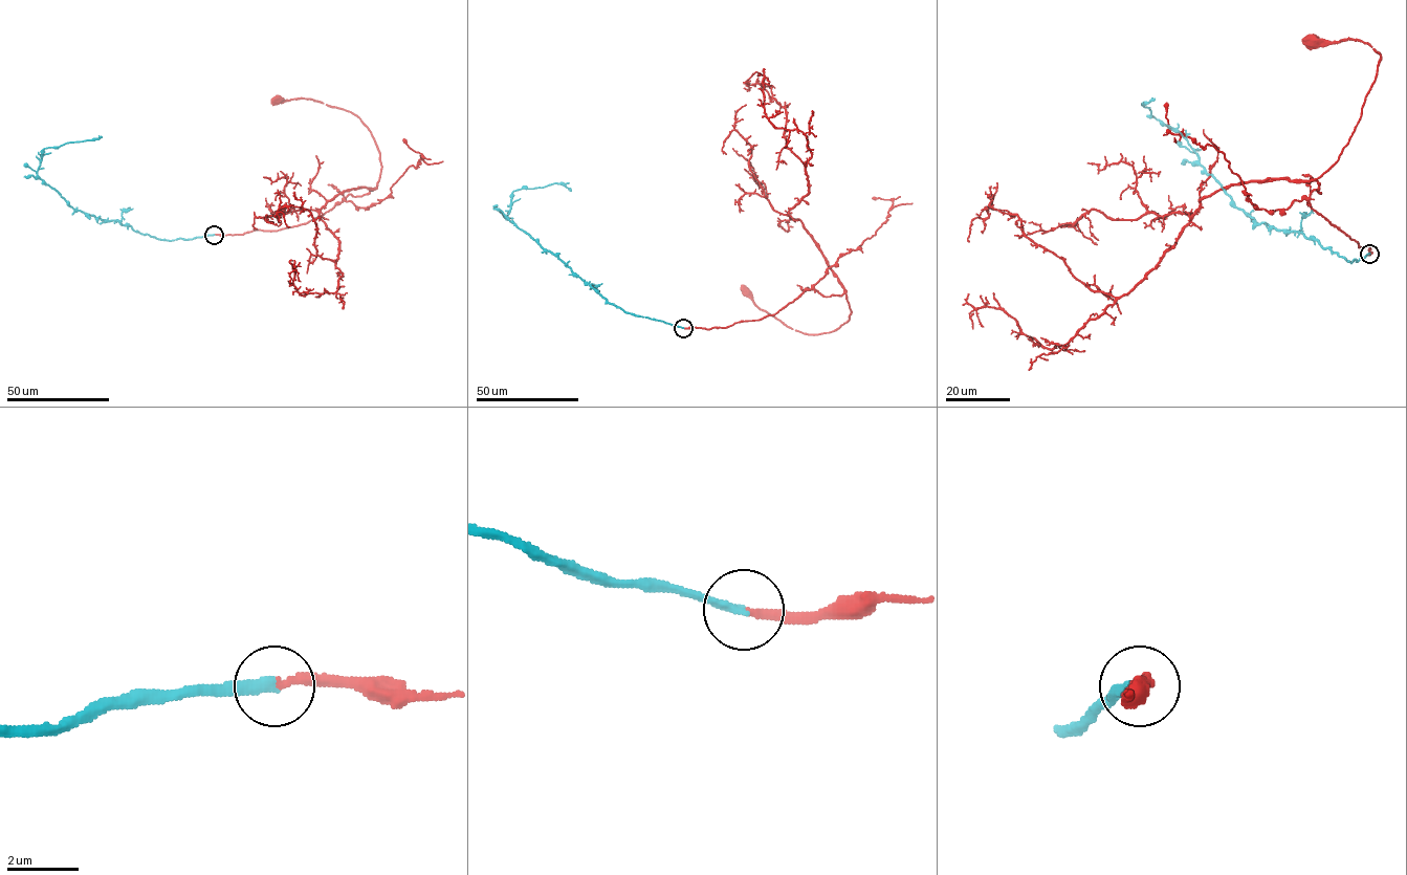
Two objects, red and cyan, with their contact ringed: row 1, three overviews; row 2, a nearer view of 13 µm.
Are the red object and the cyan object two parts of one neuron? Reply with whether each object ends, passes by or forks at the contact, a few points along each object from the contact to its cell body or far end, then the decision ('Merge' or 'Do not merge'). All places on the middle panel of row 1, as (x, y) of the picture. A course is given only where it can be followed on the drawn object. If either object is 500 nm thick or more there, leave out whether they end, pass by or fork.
At the ring red ends. At the ring cyan ends. Course of red: (683, 328), (761, 320), (813, 288), (844, 293), (851, 313), (832, 331), (803, 333), (744, 290). Course of cyan: (683, 328), (625, 312), (610, 304), (557, 257), (506, 218), (514, 191), (557, 183), (571, 191). Merge

